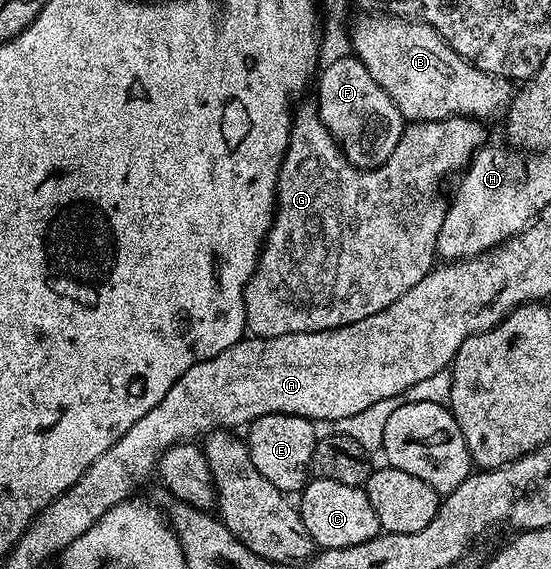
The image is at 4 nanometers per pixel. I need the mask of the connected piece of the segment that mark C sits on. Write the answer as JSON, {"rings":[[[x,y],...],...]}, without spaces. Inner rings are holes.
{"rings":[[[313,477],[299,495],[298,509],[306,532],[310,532],[313,543],[325,550],[350,548],[382,533],[380,521],[370,504],[368,493],[358,486],[338,484],[338,480]]]}

